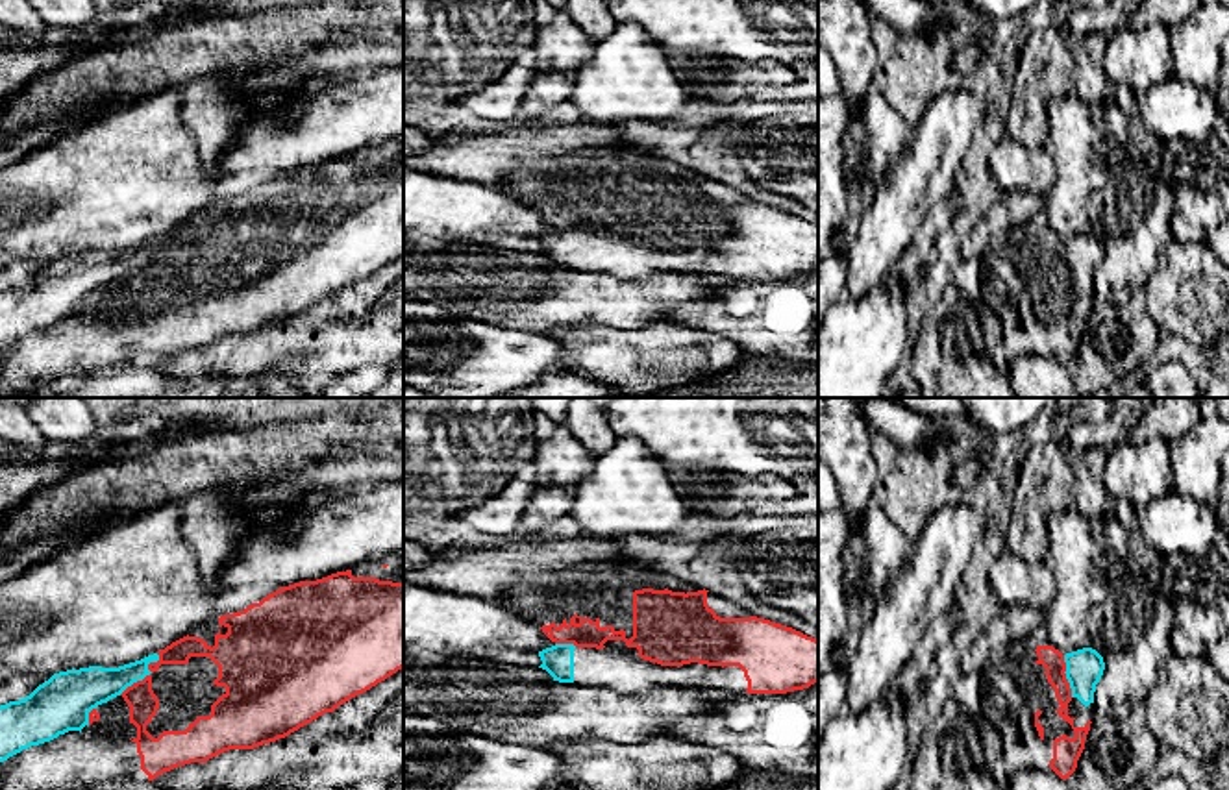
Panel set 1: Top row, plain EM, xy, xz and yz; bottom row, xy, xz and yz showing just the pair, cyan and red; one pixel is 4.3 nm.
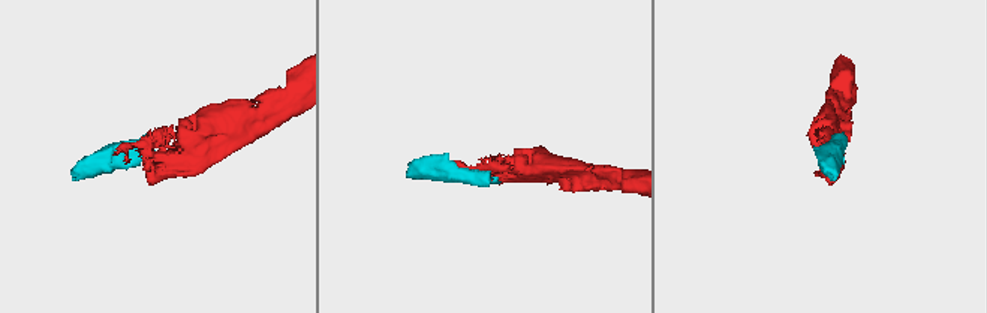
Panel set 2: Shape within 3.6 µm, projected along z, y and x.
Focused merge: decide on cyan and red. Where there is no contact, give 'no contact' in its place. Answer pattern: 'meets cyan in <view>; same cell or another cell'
meets cyan in xy; same cell

